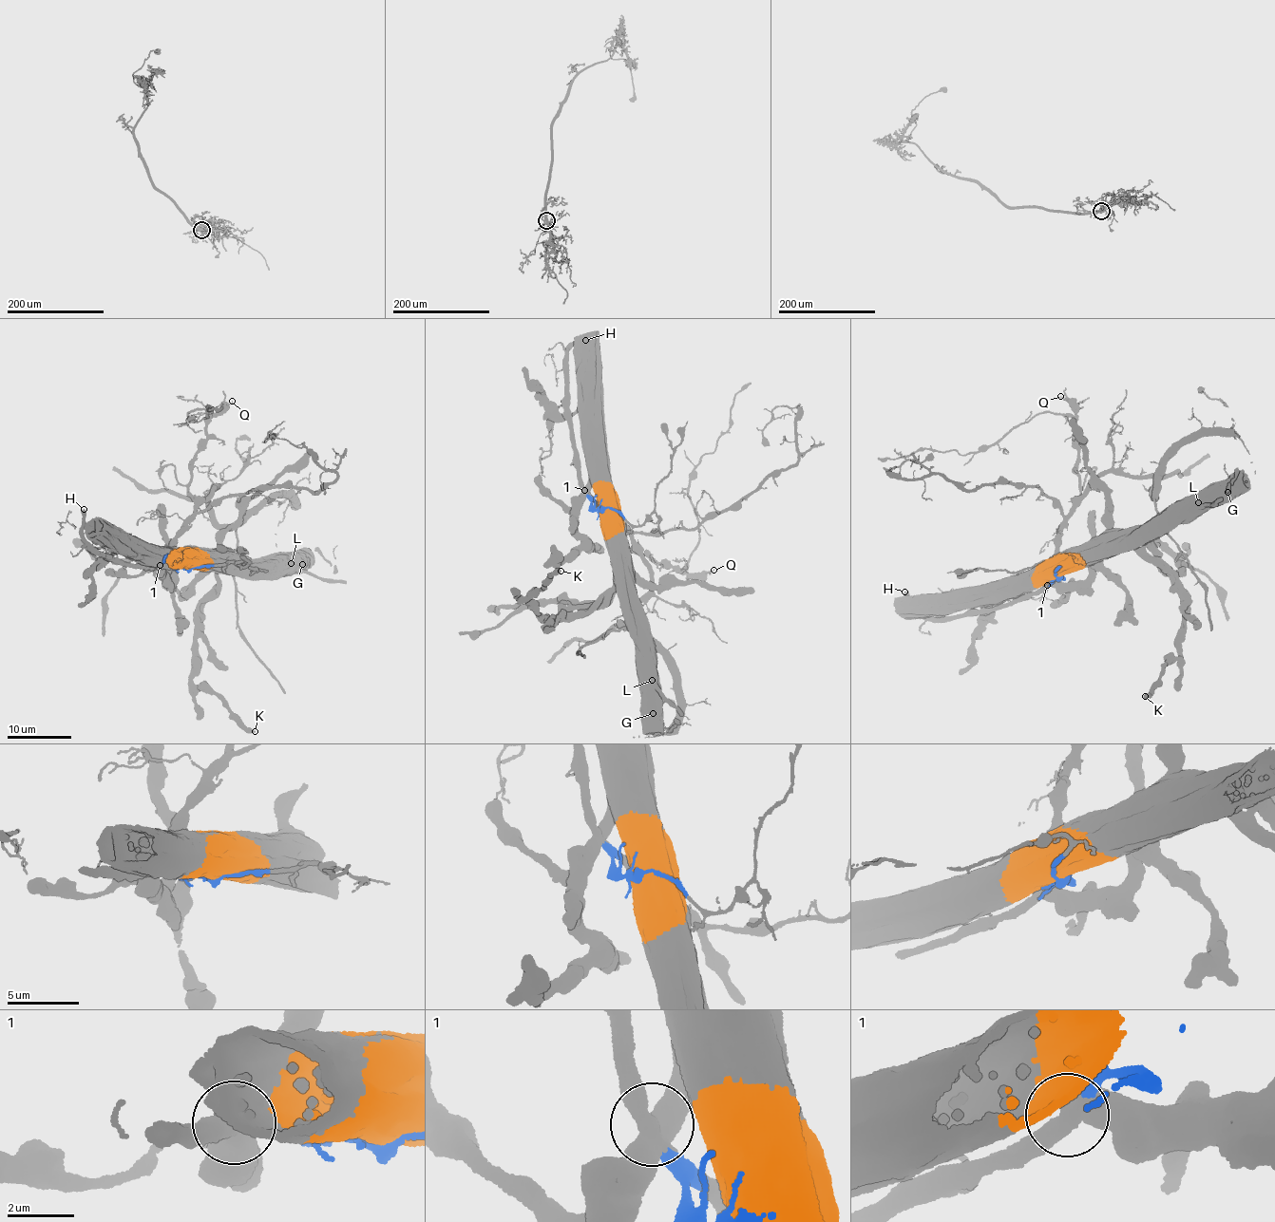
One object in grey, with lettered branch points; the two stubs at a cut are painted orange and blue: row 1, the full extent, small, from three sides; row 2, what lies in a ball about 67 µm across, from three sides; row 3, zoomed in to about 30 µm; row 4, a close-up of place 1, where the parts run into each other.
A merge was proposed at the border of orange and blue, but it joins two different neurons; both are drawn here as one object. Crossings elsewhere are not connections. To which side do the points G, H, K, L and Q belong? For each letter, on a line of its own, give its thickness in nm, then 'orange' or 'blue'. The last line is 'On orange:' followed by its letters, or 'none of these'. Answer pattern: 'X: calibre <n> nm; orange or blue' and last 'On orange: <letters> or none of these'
G: calibre 130 nm; orange
H: calibre 440 nm; blue
K: calibre 440 nm; orange
L: calibre 190 nm; orange
Q: calibre 110 nm; blue
On orange: G, K, L

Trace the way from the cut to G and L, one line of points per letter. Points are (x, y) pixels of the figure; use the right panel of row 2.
G: (1060, 576), (1162, 535), (1173, 525), (1192, 521), (1208, 509), (1222, 504), (1227, 491)
L: (1060, 576), (1161, 536), (1198, 502)

